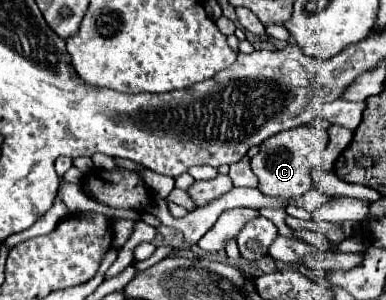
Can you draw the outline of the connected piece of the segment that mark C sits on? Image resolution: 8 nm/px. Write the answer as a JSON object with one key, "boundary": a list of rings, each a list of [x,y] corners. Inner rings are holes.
{"boundary":[[[312,124],[304,128],[292,128],[286,132],[278,132],[278,136],[270,136],[270,140],[264,140],[260,144],[260,152],[250,160],[250,166],[260,180],[258,190],[266,196],[282,196],[286,200],[302,196],[304,192],[312,188],[311,168],[319,167],[324,170],[322,166],[318,166],[318,162],[327,144],[327,129],[318,129],[312,127]]]}

